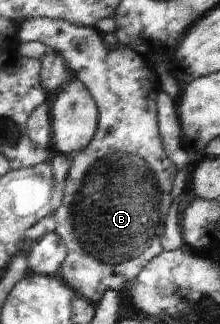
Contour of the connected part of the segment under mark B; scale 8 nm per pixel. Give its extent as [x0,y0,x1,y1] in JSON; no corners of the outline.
[17,17,177,306]

